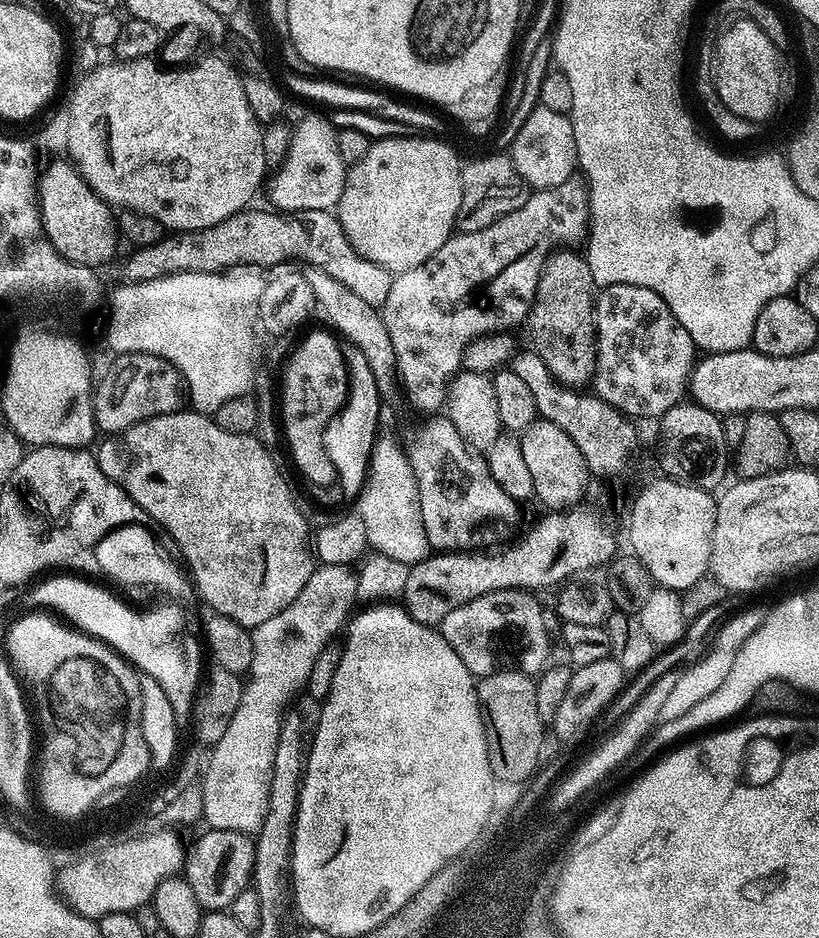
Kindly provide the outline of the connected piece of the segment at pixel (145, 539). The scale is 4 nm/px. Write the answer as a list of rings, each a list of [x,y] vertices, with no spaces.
[[[128,524],[100,539],[92,550],[99,568],[112,579],[128,586],[154,586],[158,591],[166,593],[170,599],[167,601],[171,603],[185,606],[184,604],[195,601],[195,585],[182,568],[180,570],[174,561],[161,552],[157,540],[149,530],[151,529],[145,525]]]

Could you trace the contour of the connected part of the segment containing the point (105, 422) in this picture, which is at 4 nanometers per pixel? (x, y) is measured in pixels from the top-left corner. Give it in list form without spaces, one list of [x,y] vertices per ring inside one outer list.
[[[125,352],[115,357],[104,381],[94,388],[92,410],[96,414],[96,427],[101,433],[125,432],[143,420],[162,414],[181,411],[186,400],[186,385],[173,364],[145,352]]]

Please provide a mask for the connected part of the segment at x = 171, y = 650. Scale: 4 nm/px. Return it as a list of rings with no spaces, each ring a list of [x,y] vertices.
[[[56,576],[53,580],[43,580],[31,589],[36,595],[36,606],[59,614],[79,631],[103,640],[133,668],[154,678],[154,682],[166,690],[166,698],[170,698],[170,706],[174,706],[177,725],[184,726],[191,721],[196,694],[202,683],[200,648],[195,638],[188,633],[184,616],[180,613],[183,611],[179,607],[166,606],[168,608],[156,608],[153,612],[135,612],[118,597],[111,596],[106,589],[88,580],[79,580],[76,576]]]

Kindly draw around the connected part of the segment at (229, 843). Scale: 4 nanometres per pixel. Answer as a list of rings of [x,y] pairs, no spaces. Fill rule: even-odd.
[[[217,828],[204,830],[197,838],[196,845],[187,853],[182,869],[182,875],[190,882],[201,908],[231,909],[234,898],[238,898],[238,894],[242,894],[242,890],[251,885],[255,849],[255,839],[249,833]]]

